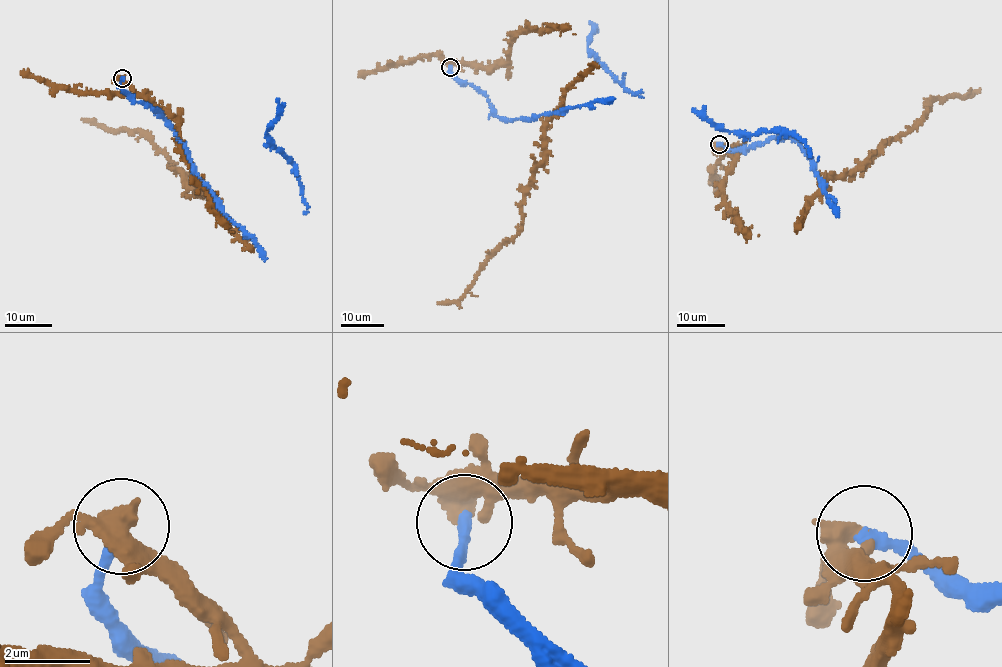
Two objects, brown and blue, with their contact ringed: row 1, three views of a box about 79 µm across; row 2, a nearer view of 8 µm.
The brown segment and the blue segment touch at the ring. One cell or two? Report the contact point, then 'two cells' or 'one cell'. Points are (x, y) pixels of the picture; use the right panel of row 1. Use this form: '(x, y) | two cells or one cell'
(719, 144) | two cells

